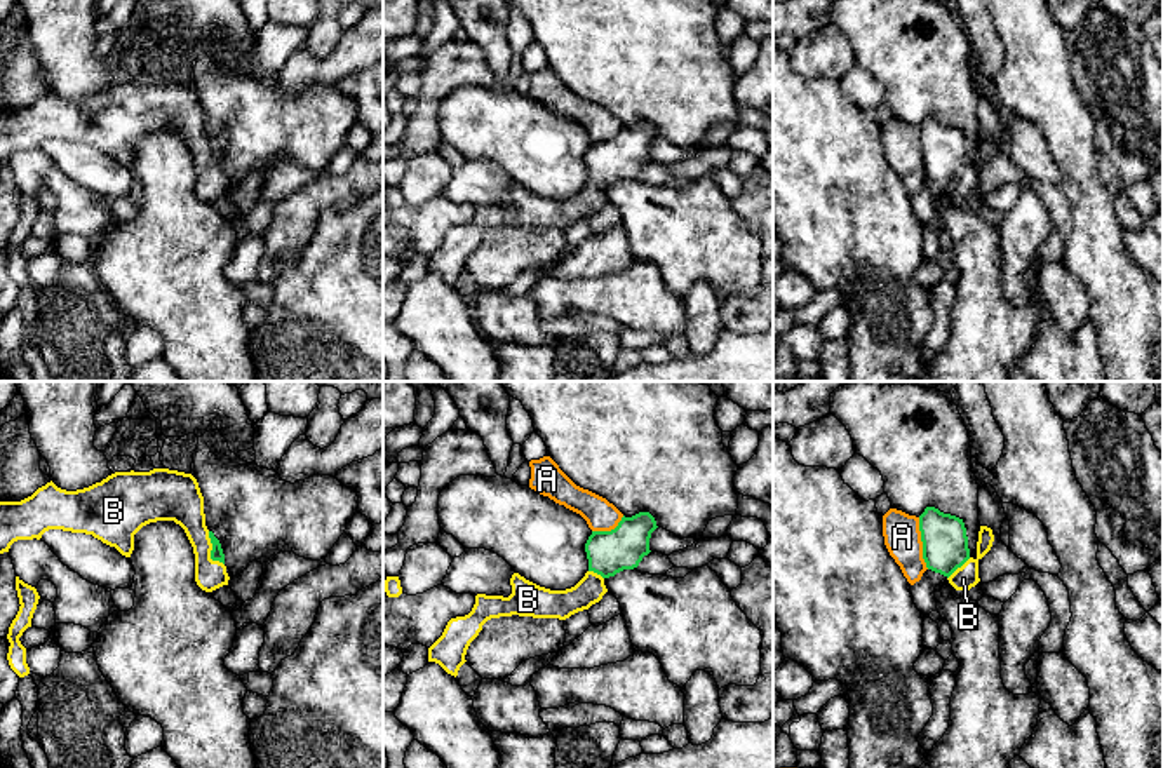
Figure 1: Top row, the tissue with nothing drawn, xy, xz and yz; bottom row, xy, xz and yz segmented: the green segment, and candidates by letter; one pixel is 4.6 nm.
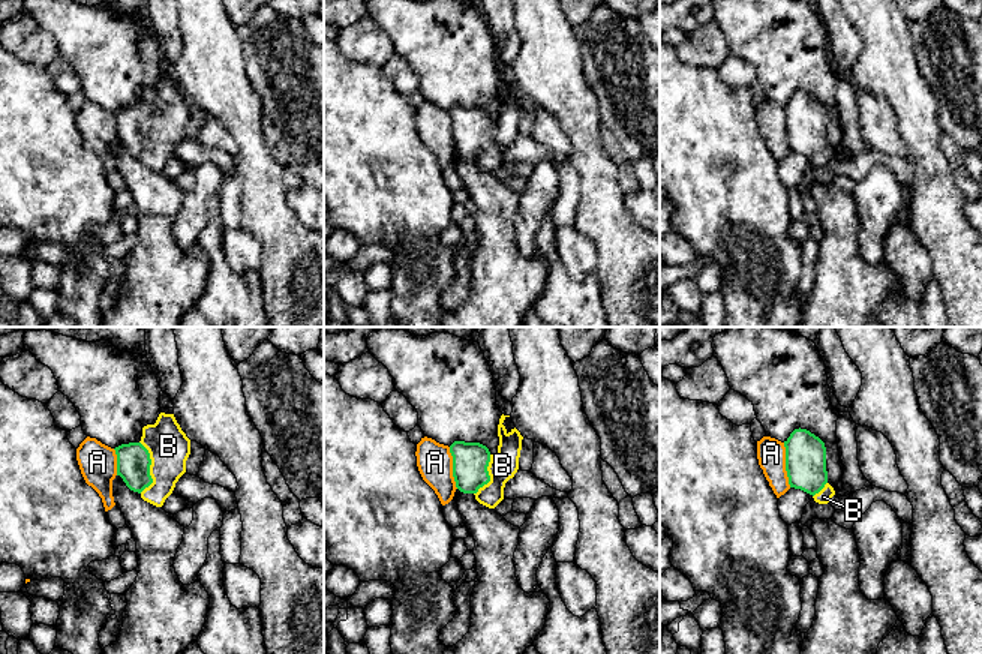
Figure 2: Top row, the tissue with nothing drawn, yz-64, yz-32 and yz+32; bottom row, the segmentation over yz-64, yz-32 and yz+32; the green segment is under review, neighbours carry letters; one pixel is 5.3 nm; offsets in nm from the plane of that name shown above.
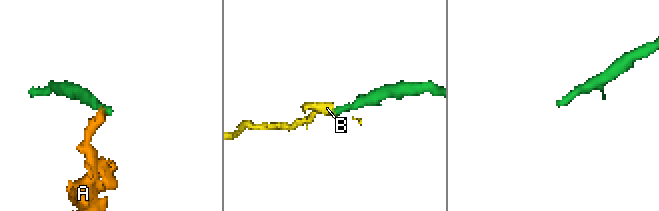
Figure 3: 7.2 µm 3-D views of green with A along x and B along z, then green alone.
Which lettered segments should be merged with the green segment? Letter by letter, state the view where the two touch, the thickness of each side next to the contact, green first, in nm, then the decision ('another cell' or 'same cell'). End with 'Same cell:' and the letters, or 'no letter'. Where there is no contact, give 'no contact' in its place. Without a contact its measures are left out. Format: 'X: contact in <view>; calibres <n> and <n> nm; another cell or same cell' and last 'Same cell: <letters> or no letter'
A: contact in yz; calibres 220 and 170 nm; another cell
B: contact in xy; calibres 60 and 180 nm; same cell
Same cell: B

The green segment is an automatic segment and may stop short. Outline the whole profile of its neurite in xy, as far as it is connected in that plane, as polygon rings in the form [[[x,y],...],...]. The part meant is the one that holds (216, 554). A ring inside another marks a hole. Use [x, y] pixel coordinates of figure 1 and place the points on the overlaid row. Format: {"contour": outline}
{"contour": [[[169,468],[115,472],[101,482],[77,491],[61,489],[50,481],[21,502],[0,502],[0,554],[9,552],[17,540],[40,540],[49,529],[63,529],[92,535],[131,557],[134,535],[157,521],[174,521],[185,529],[195,554],[195,582],[202,590],[212,592],[228,585],[225,554],[219,540],[205,526],[204,496],[197,479]]]}

